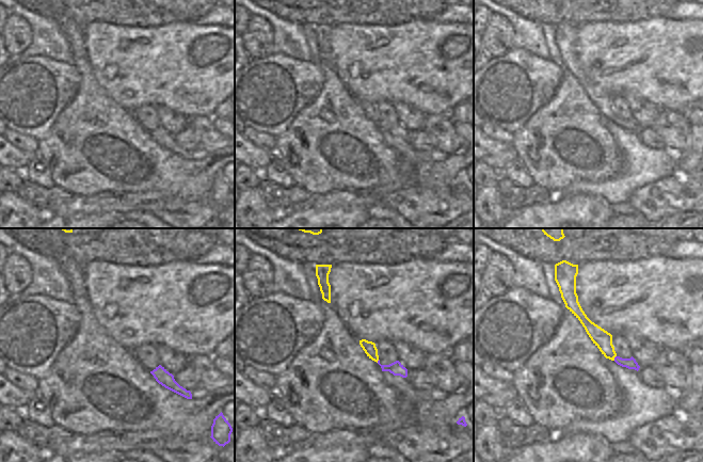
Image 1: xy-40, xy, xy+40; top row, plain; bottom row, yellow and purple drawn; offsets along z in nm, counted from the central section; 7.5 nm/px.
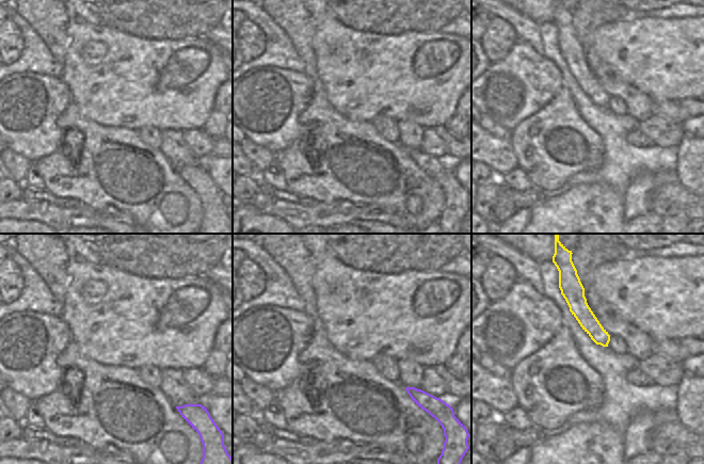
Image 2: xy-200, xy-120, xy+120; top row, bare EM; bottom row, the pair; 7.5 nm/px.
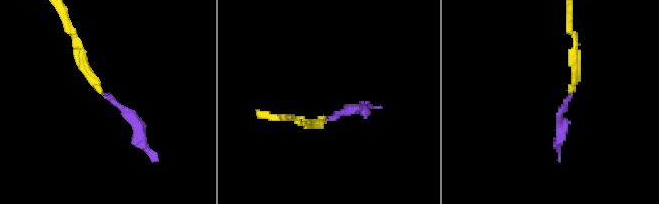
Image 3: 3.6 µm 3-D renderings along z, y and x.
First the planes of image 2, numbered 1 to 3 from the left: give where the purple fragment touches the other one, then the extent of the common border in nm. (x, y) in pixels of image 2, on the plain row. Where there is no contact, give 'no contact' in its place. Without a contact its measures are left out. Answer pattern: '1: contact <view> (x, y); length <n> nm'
1: no contact
2: no contact
3: no contact

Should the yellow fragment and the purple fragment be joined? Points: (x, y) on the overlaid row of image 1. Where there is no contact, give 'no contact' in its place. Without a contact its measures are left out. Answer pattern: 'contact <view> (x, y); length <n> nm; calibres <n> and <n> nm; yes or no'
contact xy+40 (614, 356); length 40 nm; calibres 140 and 80 nm; yes

